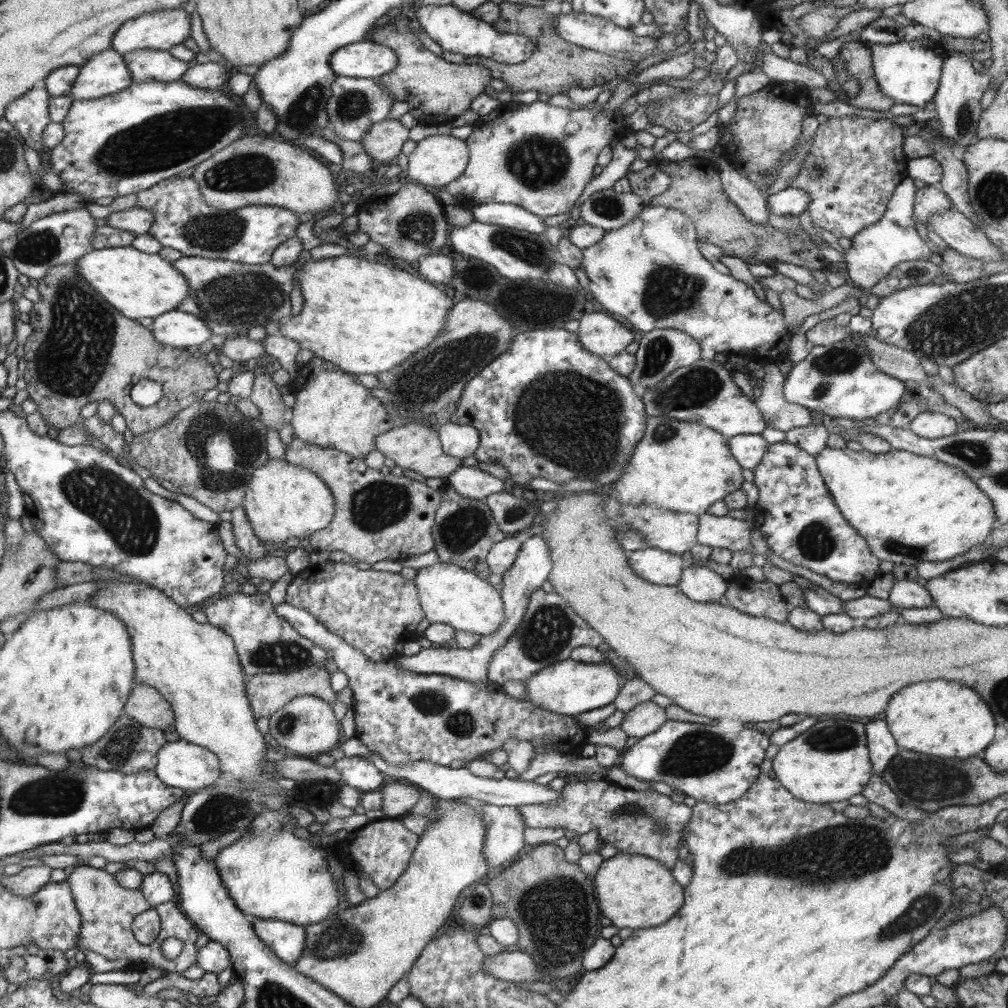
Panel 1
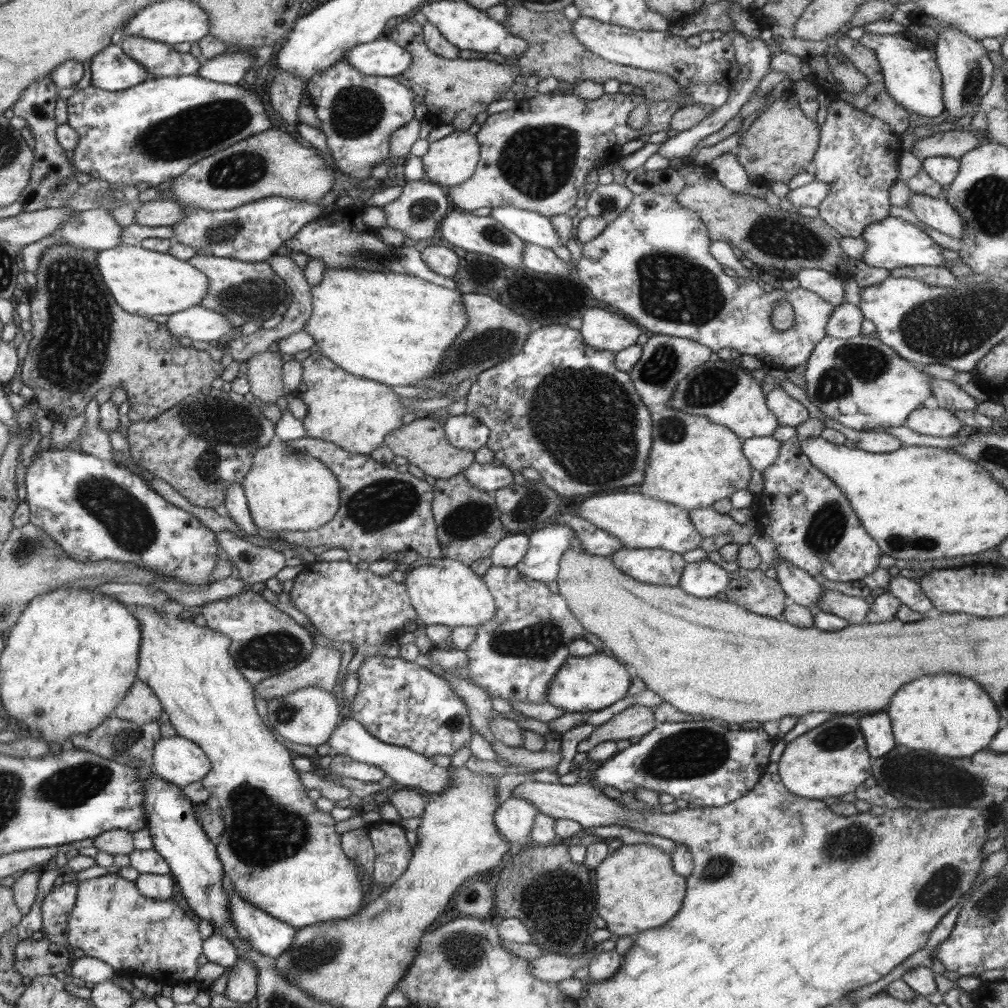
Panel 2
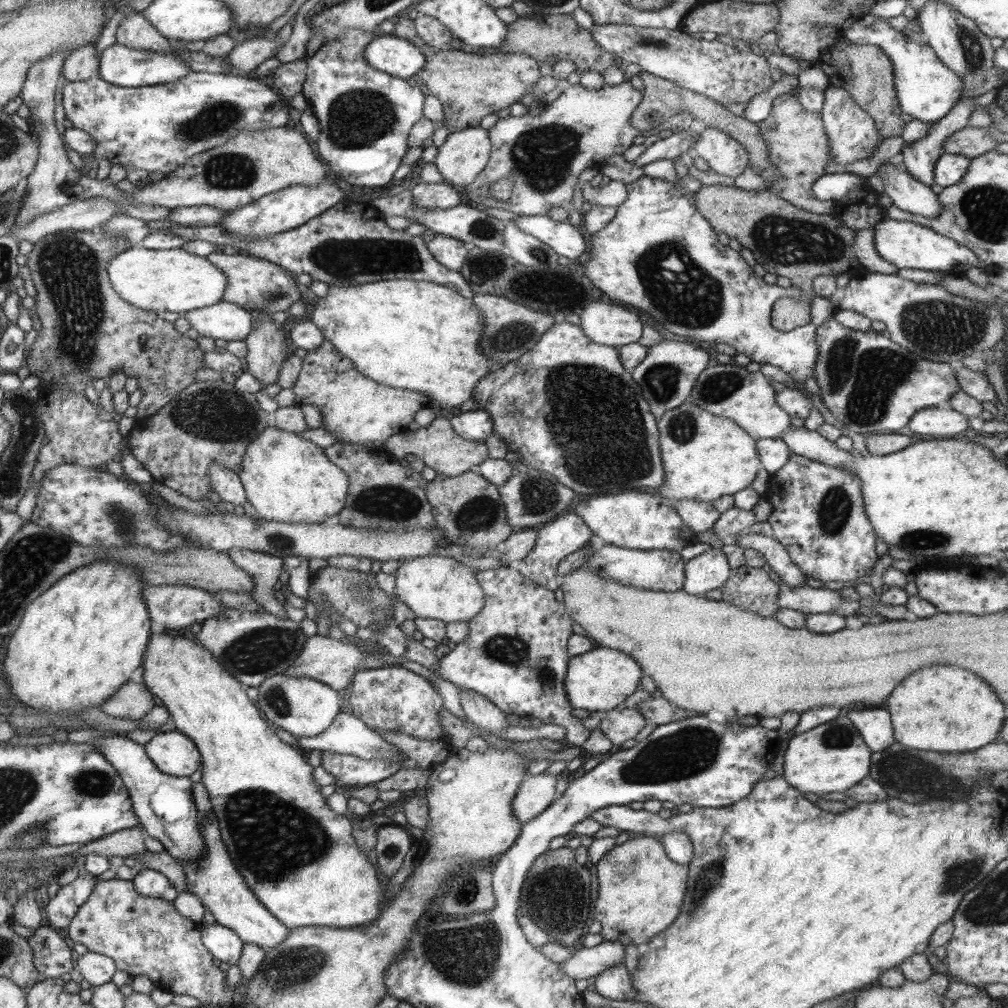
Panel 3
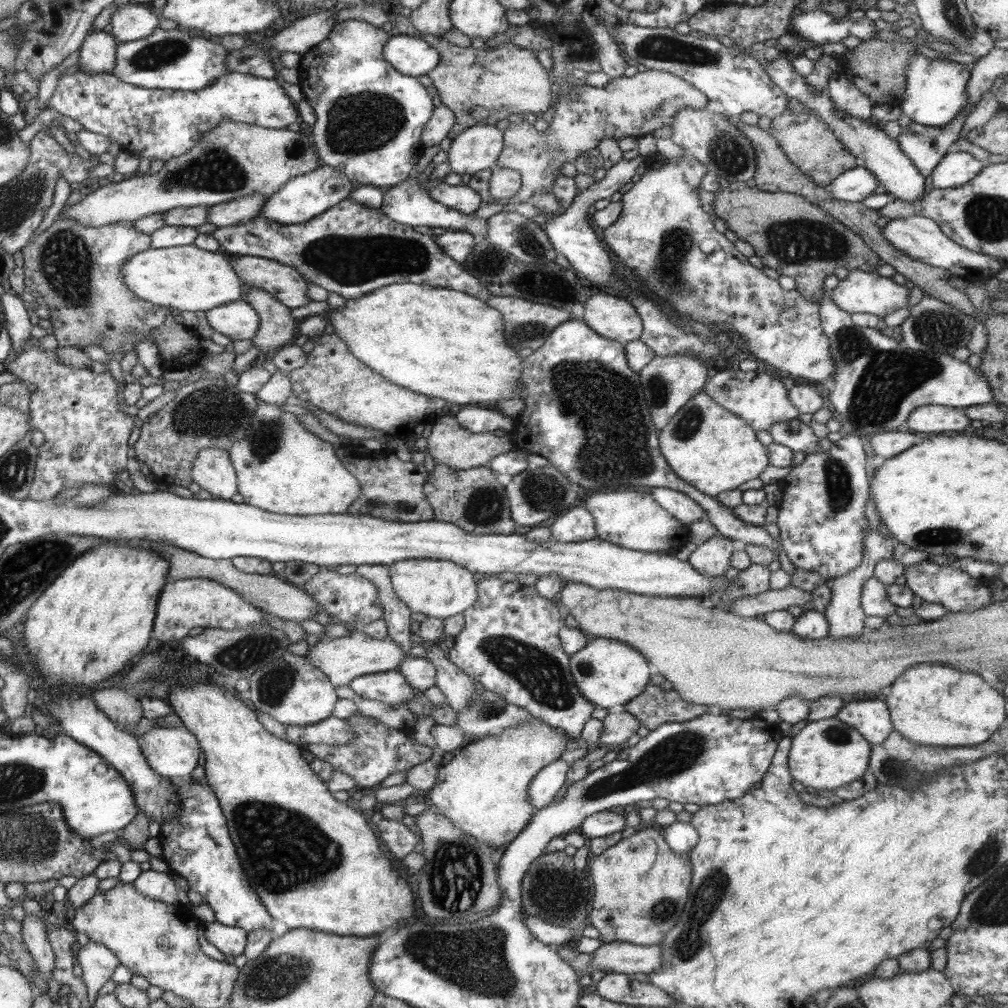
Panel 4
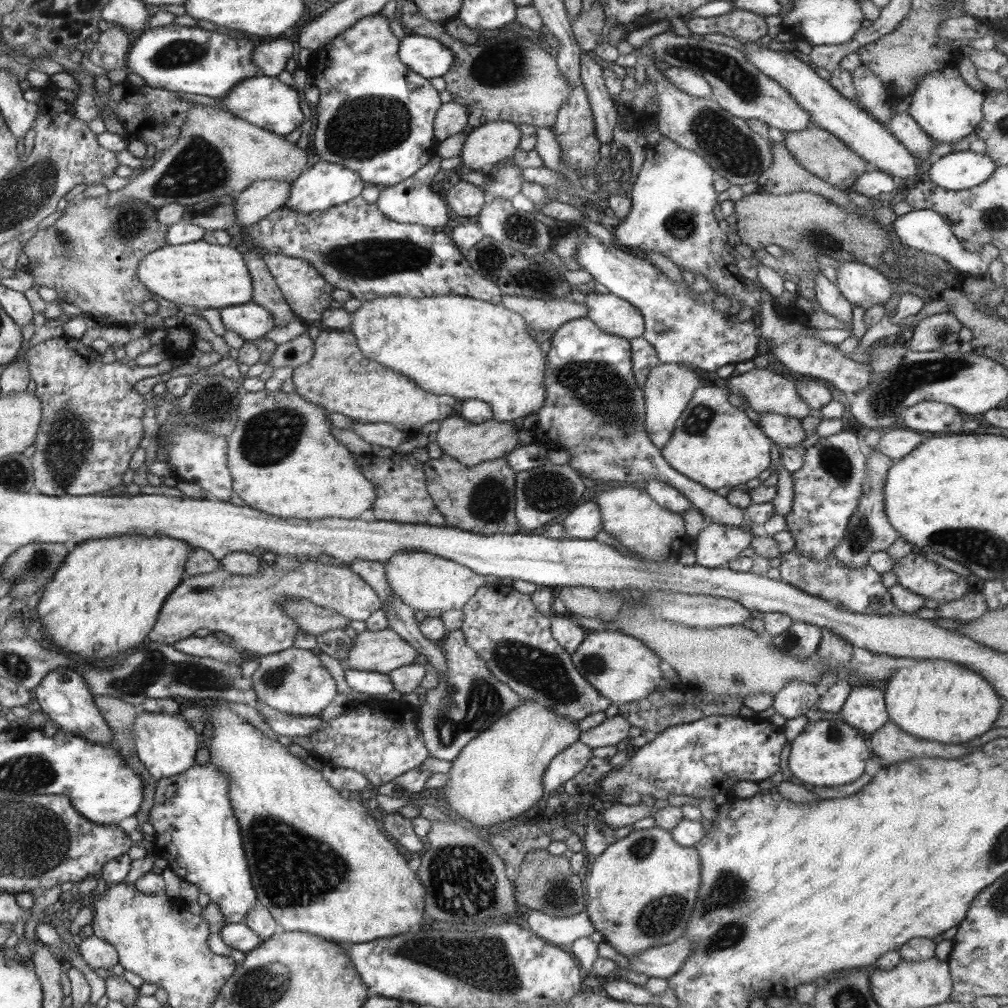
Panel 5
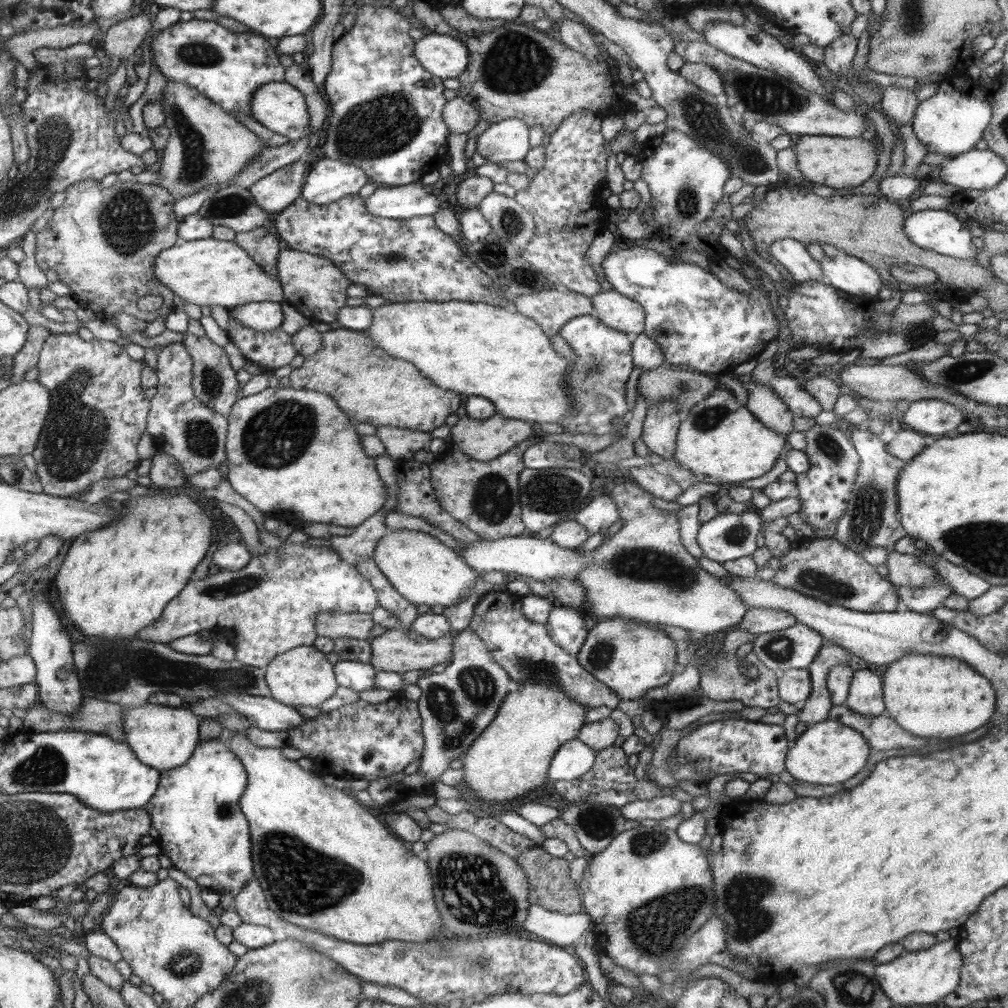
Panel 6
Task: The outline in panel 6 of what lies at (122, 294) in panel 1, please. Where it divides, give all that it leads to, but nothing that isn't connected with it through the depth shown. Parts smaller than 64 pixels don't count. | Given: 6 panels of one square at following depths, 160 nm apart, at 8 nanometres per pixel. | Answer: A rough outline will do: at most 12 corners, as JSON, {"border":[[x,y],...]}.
{"border":[[184,241],[157,258],[185,303],[285,303],[276,275],[235,241]]}

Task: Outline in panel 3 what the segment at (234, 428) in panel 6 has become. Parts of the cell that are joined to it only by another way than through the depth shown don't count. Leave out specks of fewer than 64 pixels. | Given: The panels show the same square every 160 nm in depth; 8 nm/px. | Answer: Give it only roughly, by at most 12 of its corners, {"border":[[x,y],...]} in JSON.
{"border":[[267,426],[238,474],[261,520],[335,519],[349,475]]}

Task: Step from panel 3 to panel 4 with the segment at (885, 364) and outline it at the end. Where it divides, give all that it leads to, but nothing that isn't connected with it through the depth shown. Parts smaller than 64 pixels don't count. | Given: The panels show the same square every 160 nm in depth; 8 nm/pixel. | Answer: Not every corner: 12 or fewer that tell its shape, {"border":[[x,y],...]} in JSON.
{"border":[[818,304],[836,367],[830,436],[900,432],[919,406],[996,402],[948,354]]}

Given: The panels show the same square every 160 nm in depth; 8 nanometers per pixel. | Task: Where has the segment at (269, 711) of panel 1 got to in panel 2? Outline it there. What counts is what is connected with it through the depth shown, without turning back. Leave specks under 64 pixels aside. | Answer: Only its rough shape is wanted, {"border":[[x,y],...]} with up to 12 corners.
{"border":[[317,644],[293,669],[255,686],[266,701],[338,684],[340,654]]}

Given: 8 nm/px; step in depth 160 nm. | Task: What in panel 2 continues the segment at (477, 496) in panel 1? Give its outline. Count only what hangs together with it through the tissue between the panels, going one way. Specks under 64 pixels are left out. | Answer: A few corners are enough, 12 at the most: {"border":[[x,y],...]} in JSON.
{"border":[[474,462],[463,475],[486,492],[515,484],[504,465]]}

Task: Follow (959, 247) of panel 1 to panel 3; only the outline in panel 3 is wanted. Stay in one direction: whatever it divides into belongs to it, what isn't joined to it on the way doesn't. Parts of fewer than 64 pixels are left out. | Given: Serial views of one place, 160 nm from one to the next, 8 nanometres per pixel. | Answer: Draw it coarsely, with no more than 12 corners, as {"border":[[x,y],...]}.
{"border":[[898,153],[877,172],[894,206],[928,219],[938,195],[910,176]]}

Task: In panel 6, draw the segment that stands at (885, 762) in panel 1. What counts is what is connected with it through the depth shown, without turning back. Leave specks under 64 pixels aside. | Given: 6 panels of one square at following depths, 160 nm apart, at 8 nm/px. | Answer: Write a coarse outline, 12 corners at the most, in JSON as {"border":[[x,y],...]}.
{"border":[[872,667],[855,671],[845,706],[886,715],[883,682]]}

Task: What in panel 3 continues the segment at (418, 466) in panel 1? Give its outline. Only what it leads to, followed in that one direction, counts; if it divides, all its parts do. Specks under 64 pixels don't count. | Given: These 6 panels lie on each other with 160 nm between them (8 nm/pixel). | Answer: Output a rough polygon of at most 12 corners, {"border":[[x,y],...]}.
{"border":[[446,417],[383,447],[460,476],[488,459],[486,440],[462,438]]}

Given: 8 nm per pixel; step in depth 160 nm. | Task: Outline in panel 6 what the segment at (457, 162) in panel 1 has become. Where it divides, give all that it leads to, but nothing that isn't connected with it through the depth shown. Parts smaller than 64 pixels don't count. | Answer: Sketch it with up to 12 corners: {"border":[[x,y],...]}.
{"border":[[517,118],[491,124],[477,136],[487,162],[521,161],[529,126]]}

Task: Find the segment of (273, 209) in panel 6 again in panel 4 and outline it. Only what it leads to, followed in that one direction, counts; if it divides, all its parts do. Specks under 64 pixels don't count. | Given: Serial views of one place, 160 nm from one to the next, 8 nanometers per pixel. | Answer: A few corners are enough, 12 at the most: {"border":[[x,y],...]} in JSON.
{"border":[[249,194],[214,205],[208,223],[236,226],[254,220],[266,196]]}

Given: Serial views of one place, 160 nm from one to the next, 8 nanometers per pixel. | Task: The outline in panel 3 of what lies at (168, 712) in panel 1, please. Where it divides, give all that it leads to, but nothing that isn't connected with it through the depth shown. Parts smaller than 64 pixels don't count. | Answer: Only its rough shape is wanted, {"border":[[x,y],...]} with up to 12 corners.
{"border":[[127,682],[100,707],[106,715],[140,720],[155,706],[144,683]]}

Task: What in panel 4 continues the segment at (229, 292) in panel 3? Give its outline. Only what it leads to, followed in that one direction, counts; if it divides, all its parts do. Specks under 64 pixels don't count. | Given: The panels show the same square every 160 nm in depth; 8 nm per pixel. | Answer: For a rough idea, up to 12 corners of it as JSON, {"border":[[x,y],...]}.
{"border":[[234,257],[248,288],[291,309],[312,302],[296,268],[261,257]]}

